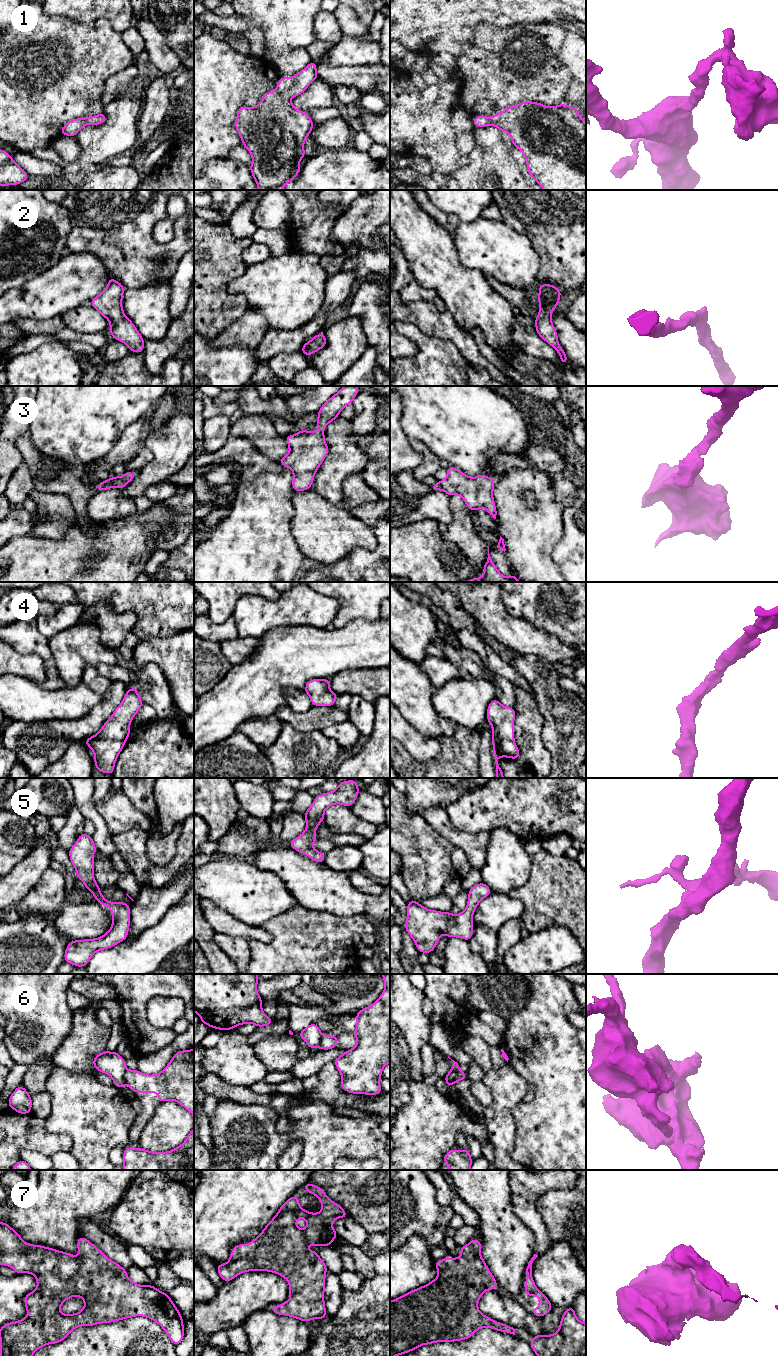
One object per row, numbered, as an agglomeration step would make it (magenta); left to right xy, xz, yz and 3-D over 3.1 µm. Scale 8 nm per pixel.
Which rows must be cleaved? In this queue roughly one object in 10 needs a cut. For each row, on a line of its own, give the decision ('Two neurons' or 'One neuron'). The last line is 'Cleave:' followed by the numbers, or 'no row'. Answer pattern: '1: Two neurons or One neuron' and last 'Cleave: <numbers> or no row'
1: One neuron
2: One neuron
3: One neuron
4: One neuron
5: One neuron
6: Two neurons
7: One neuron
Cleave: 6

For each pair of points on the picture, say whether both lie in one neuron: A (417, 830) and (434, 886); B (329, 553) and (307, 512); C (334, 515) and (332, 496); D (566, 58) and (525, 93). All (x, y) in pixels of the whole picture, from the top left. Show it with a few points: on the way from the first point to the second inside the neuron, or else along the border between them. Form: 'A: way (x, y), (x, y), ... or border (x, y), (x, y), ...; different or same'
A: way (418, 844), (425, 854), (427, 872); same
B: way (327, 543), (326, 534), (316, 522); same
C: border (313, 491), (330, 502), (340, 505); different
D: border (564, 39), (558, 60), (573, 79); different

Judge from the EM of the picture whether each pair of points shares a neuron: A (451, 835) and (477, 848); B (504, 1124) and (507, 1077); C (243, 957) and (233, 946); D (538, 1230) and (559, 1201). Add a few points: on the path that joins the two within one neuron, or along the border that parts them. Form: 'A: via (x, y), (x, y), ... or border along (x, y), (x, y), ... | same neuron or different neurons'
A: via (457, 837), (471, 844) | same neuron
B: via (504, 1112), (506, 1107), (506, 1089) | same neuron
C: via (240, 954), (236, 949) | same neuron
D: border along (538, 1199), (536, 1210), (541, 1216), (551, 1241) | different neurons

